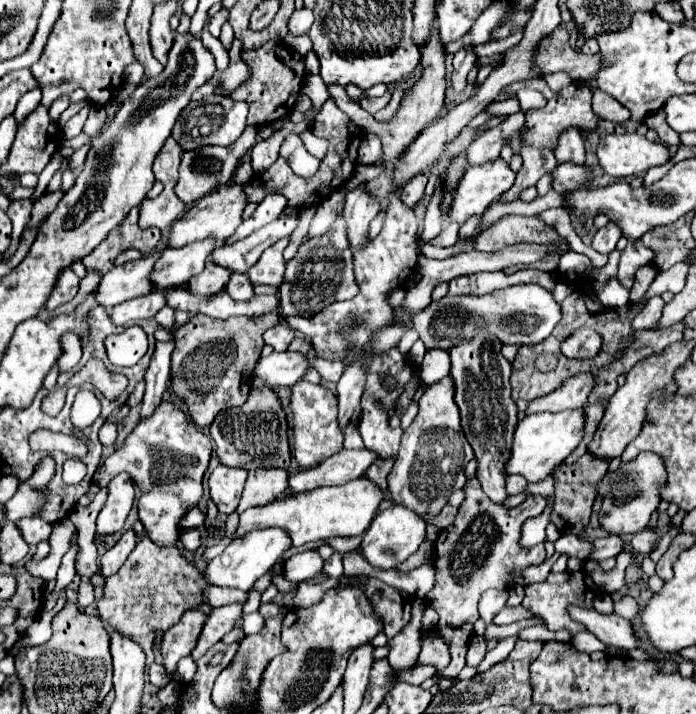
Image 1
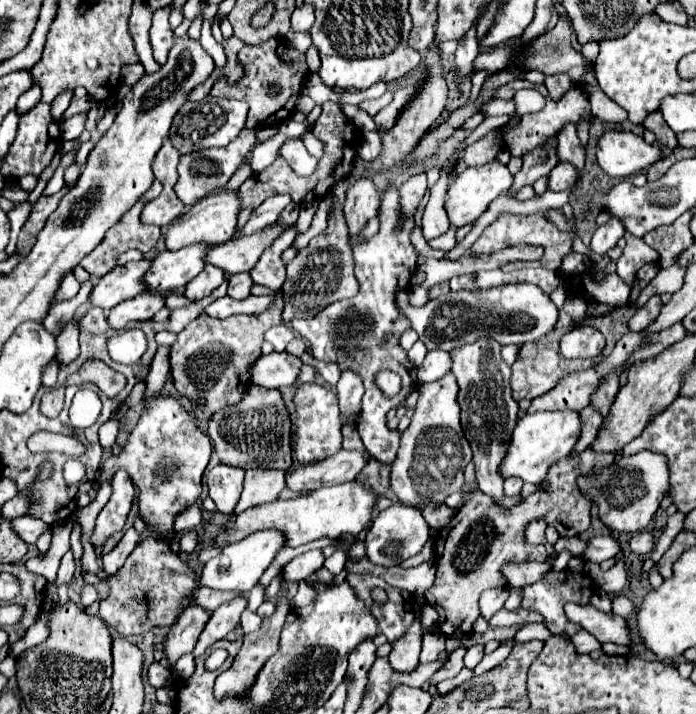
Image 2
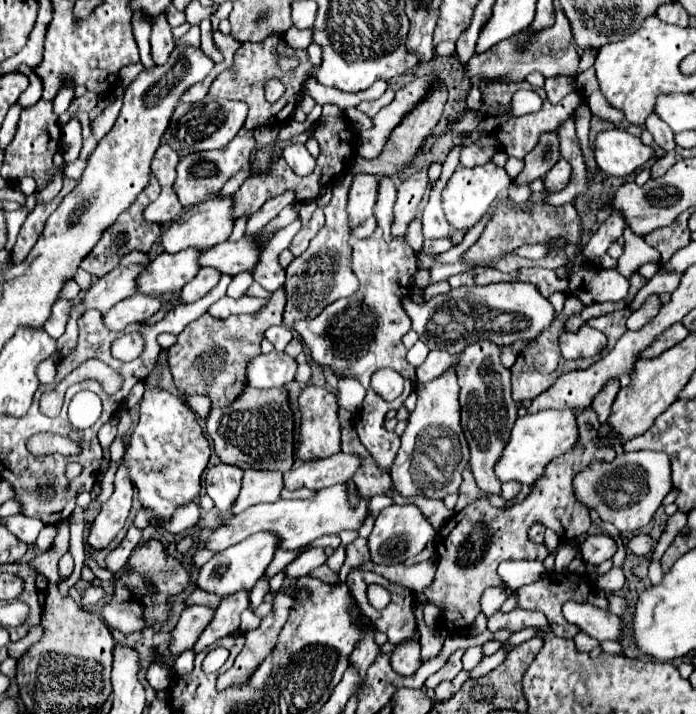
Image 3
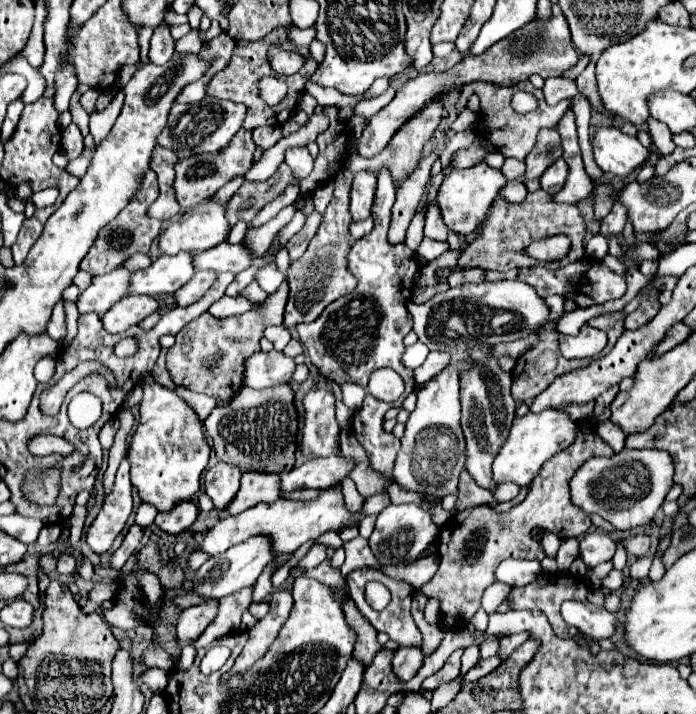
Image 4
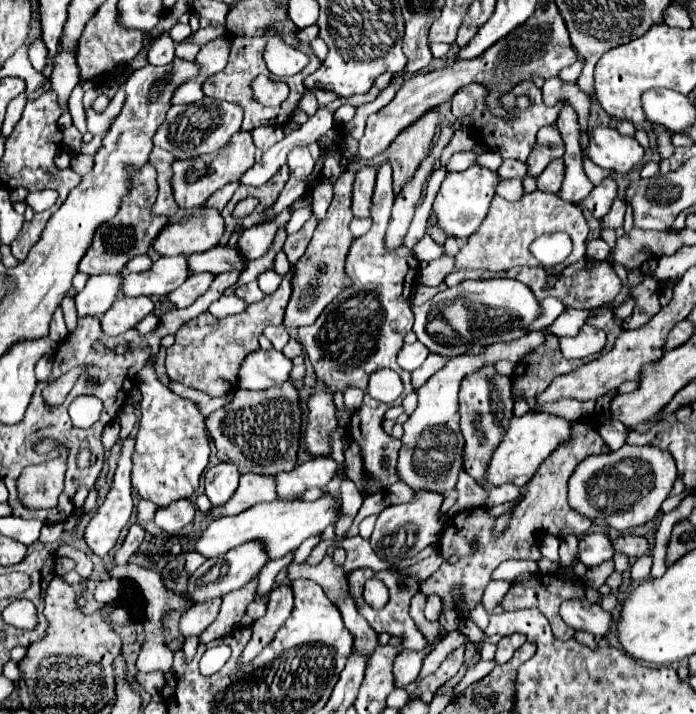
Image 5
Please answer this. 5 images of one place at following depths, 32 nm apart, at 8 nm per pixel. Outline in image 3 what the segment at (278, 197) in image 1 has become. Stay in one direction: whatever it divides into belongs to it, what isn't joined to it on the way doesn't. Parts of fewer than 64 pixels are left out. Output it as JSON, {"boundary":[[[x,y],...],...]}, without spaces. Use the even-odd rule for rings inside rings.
{"boundary":[[[288,190],[288,192],[276,196],[274,200],[266,202],[266,204],[264,204],[256,214],[252,214],[252,218],[248,220],[246,234],[252,234],[252,232],[260,230],[262,226],[266,226],[272,218],[278,216],[278,212],[280,212],[284,206],[288,206],[288,204],[292,204],[292,202],[296,202],[296,196],[294,196],[292,190]]]}

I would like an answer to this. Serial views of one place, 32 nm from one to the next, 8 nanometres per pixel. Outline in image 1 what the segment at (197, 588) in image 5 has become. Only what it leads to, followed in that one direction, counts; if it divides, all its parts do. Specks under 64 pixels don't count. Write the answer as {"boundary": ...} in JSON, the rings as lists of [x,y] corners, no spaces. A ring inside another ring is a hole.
{"boundary":[[[264,528],[250,532],[248,536],[242,536],[240,540],[232,540],[220,556],[216,556],[212,562],[208,562],[204,570],[204,578],[210,586],[220,586],[220,588],[238,588],[244,592],[250,592],[254,582],[268,570],[272,568],[278,558],[282,556],[284,550],[292,548],[292,542],[288,540],[288,534],[282,528]]]}

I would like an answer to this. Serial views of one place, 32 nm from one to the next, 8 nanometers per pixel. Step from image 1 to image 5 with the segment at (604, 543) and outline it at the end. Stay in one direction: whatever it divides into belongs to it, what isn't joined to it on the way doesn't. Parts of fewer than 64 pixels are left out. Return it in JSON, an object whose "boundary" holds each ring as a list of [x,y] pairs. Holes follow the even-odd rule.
{"boundary":[[[594,532],[594,534],[586,534],[580,538],[578,562],[592,568],[592,566],[598,566],[610,558],[612,558],[612,542],[606,534]]]}

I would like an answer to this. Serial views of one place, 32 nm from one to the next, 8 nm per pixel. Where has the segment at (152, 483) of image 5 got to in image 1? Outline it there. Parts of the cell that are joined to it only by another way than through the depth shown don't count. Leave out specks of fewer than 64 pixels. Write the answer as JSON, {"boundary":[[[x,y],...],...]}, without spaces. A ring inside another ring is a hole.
{"boundary":[[[162,400],[150,416],[138,422],[124,446],[104,460],[96,470],[94,482],[104,486],[110,474],[128,472],[134,484],[142,490],[138,512],[146,528],[146,536],[160,546],[174,546],[180,538],[180,518],[202,498],[202,476],[208,468],[210,452],[210,436],[196,428],[194,420],[176,404]]]}

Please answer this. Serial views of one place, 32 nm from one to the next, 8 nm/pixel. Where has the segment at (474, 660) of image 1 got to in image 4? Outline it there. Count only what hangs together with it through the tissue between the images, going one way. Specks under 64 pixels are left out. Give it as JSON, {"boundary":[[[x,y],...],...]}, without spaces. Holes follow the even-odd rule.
{"boundary":[[[472,645],[467,647],[462,655],[461,673],[466,674],[466,672],[468,672],[470,668],[473,668],[480,660],[479,646]]]}

